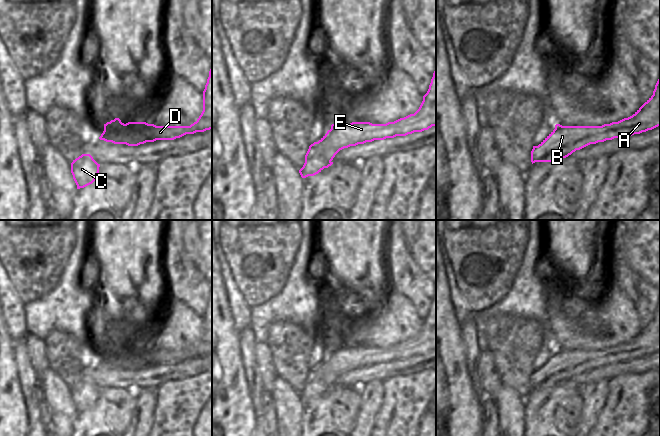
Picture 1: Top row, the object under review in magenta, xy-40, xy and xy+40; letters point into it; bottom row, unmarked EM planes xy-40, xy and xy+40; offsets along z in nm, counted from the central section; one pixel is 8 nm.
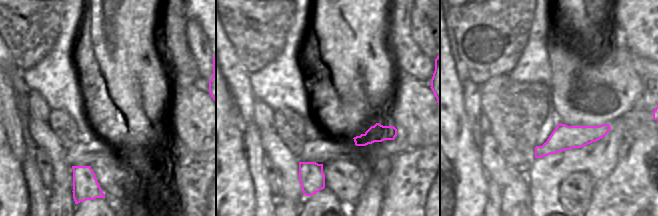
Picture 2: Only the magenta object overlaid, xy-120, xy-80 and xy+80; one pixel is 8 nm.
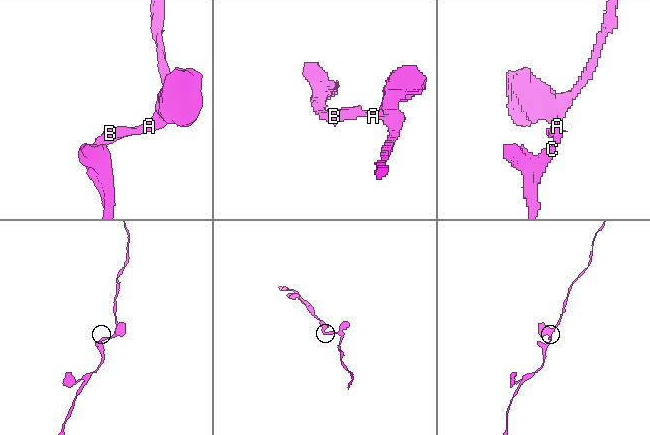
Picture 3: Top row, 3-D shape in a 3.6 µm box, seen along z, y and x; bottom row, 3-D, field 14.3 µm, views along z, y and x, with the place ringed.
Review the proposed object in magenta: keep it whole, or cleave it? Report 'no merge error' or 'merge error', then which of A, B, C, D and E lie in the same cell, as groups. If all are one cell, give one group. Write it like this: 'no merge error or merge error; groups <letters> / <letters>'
no merge error; groups A B C D E

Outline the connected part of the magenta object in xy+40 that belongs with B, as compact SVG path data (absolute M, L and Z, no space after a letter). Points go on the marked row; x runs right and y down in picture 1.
M660 75L653 95L632 116L602 126L562 126L556 124L555 129L538 146L533 146L531 162L532 164L535 162L554 162L560 158L566 158L576 150L590 144L640 134L658 126L660 126Z

